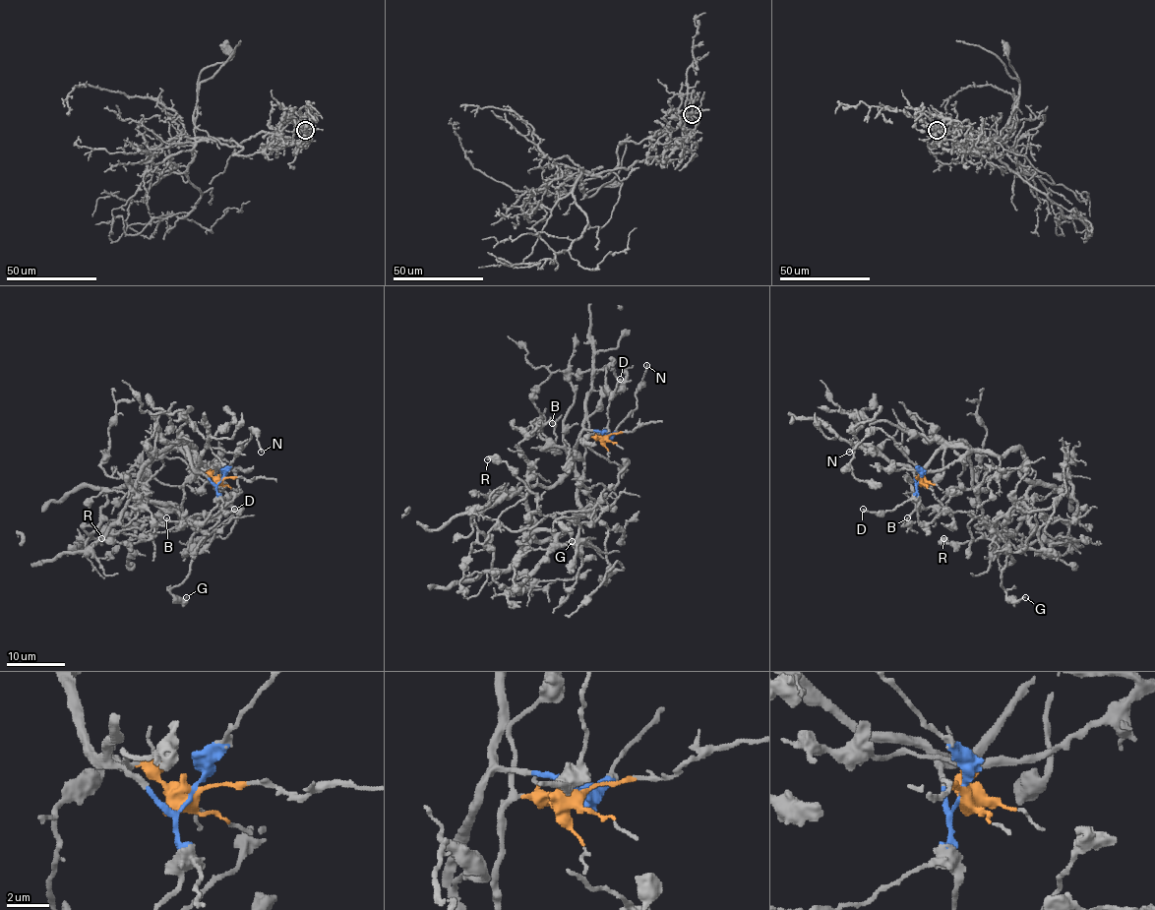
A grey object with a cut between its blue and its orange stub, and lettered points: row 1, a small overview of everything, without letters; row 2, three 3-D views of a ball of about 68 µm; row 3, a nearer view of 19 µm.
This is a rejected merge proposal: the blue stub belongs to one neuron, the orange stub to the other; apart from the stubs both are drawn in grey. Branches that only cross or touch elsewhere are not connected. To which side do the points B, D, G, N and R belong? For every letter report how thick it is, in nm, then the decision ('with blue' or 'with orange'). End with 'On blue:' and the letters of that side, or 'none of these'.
B: calibre 170 nm; with orange
D: calibre 190 nm; with blue
G: calibre 150 nm; with orange
N: calibre 150 nm; with blue
R: calibre 220 nm; with orange
On blue: D, N

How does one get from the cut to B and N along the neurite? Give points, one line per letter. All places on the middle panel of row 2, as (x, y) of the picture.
B: (606, 435), (585, 441), (578, 514), (560, 535), (538, 539), (518, 444), (539, 424), (552, 424)
N: (606, 435), (610, 435), (637, 407), (637, 389), (646, 364)

